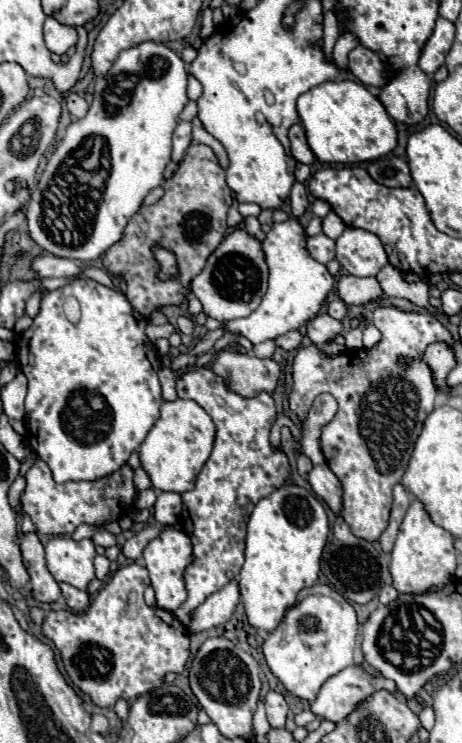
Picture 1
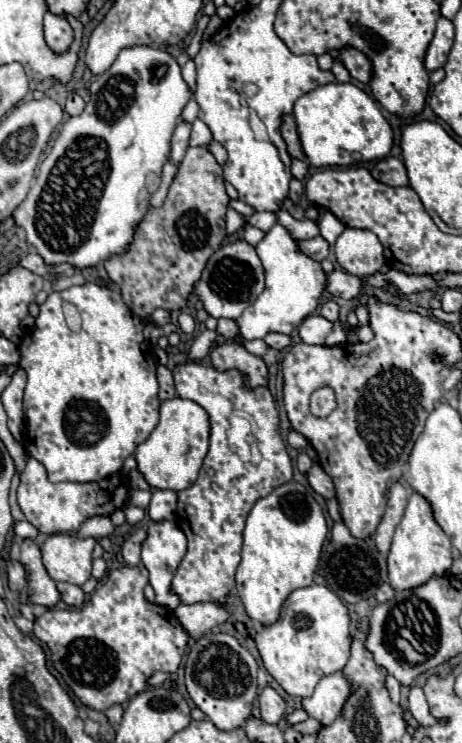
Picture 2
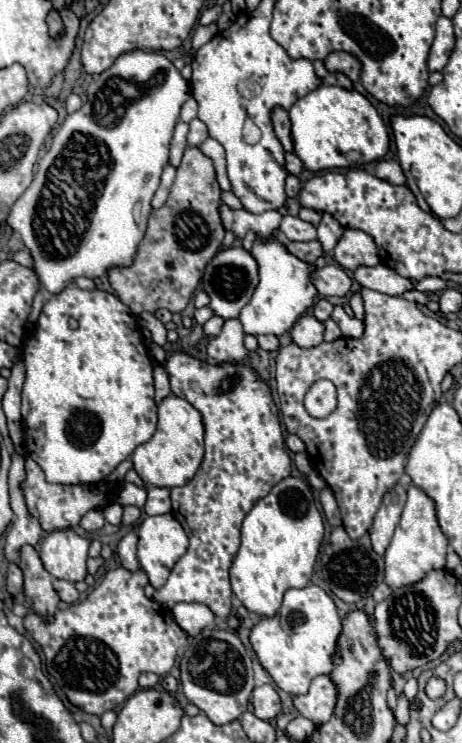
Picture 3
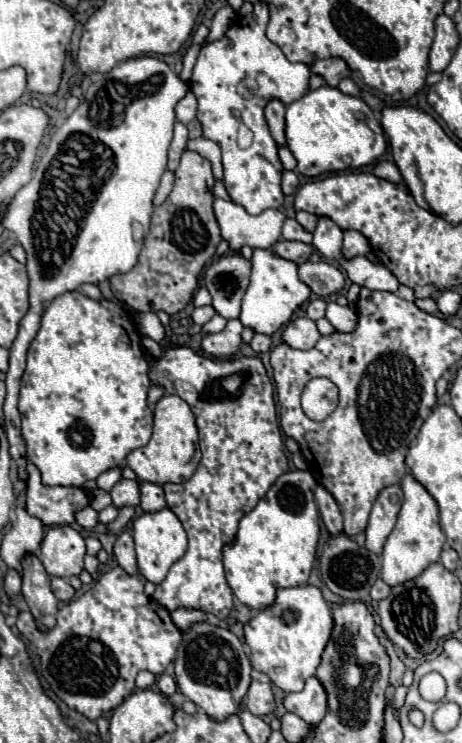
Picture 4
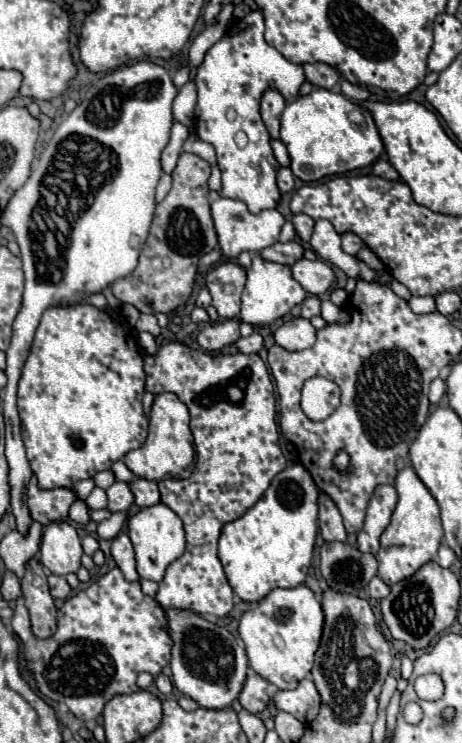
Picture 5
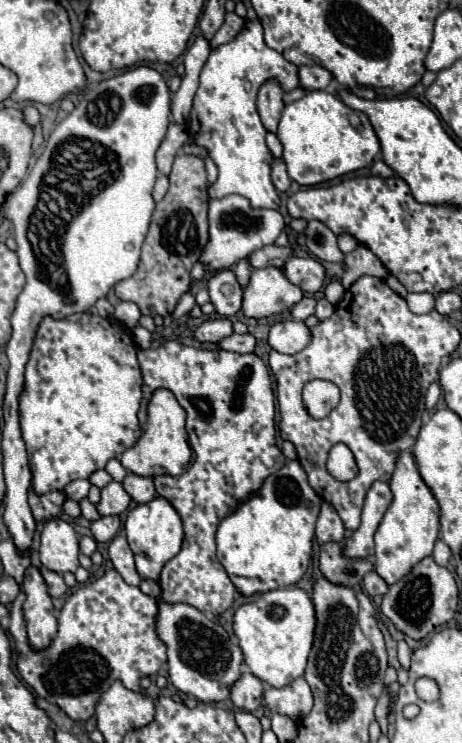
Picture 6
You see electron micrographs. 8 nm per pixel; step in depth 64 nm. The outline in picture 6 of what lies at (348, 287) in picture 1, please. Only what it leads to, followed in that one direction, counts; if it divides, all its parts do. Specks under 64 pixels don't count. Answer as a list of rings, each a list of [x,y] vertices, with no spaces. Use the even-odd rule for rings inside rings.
[[[290,256],[284,262],[282,272],[286,274],[286,278],[294,286],[298,286],[306,294],[314,294],[314,292],[322,290],[324,280],[326,280],[326,272],[324,272],[322,264],[318,260],[314,260],[314,258]]]

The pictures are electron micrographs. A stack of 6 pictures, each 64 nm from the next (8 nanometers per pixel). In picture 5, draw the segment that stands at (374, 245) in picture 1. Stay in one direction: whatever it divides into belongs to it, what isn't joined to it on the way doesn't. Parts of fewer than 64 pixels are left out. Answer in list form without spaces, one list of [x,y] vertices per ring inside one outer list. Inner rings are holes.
[[[352,232],[342,234],[342,250],[344,250],[346,254],[356,254],[362,246],[364,246],[364,244],[362,244],[362,240],[360,240],[356,234],[352,234]]]

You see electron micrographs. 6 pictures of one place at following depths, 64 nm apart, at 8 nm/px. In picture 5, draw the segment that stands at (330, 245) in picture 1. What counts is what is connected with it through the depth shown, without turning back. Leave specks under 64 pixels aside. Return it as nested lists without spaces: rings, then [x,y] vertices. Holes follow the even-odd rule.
[[[276,242],[260,252],[260,256],[266,262],[278,262],[278,264],[286,264],[286,266],[292,266],[296,260],[302,258],[302,254],[304,254],[304,248],[298,242],[286,242],[286,244]]]

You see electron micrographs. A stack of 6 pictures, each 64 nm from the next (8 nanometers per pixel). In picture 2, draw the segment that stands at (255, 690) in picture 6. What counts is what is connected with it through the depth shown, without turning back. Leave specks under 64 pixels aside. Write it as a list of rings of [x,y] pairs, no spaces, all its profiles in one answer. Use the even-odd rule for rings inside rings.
[[[266,686],[260,696],[258,696],[258,708],[260,708],[260,716],[264,722],[268,724],[278,724],[282,718],[284,718],[284,710],[286,710],[286,704],[282,700],[282,696]]]

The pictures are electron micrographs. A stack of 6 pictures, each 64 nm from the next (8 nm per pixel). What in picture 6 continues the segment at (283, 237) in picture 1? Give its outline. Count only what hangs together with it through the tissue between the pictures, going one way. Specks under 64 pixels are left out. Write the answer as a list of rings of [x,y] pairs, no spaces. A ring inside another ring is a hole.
[[[260,268],[260,272],[252,272],[250,276],[242,310],[250,318],[264,318],[292,308],[292,304],[302,298],[304,292],[294,284],[288,284],[280,268]]]

